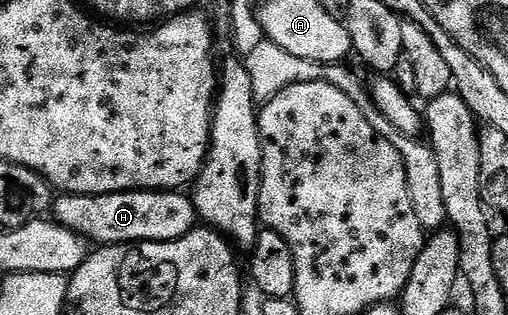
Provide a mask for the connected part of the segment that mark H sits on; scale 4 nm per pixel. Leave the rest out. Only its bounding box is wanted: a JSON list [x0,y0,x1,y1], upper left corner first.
[51,190,199,246]

